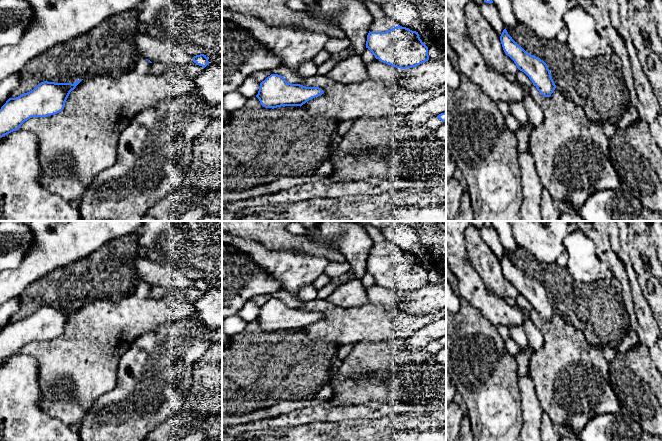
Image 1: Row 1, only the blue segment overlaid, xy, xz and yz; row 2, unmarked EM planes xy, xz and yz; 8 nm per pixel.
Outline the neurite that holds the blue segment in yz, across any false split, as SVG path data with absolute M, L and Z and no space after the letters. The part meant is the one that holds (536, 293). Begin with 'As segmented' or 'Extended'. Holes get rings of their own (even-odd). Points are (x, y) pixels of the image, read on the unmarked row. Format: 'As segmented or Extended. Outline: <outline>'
As segmented. Outline: M506 252L500 260L500 265L506 279L514 285L520 295L529 301L541 319L550 321L556 309L547 288L519 270L508 258Z

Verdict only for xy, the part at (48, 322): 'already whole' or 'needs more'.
already whole

